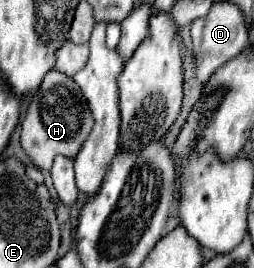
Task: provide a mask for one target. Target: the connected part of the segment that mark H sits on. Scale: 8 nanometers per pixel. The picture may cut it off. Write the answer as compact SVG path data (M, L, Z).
M53 69L45 75L43 85L31 99L31 105L23 121L21 145L25 153L31 157L33 165L37 165L39 169L51 169L55 155L75 157L85 139L89 137L91 129L93 129L93 115L89 115L89 105L85 97L81 97L77 83L65 73Z

